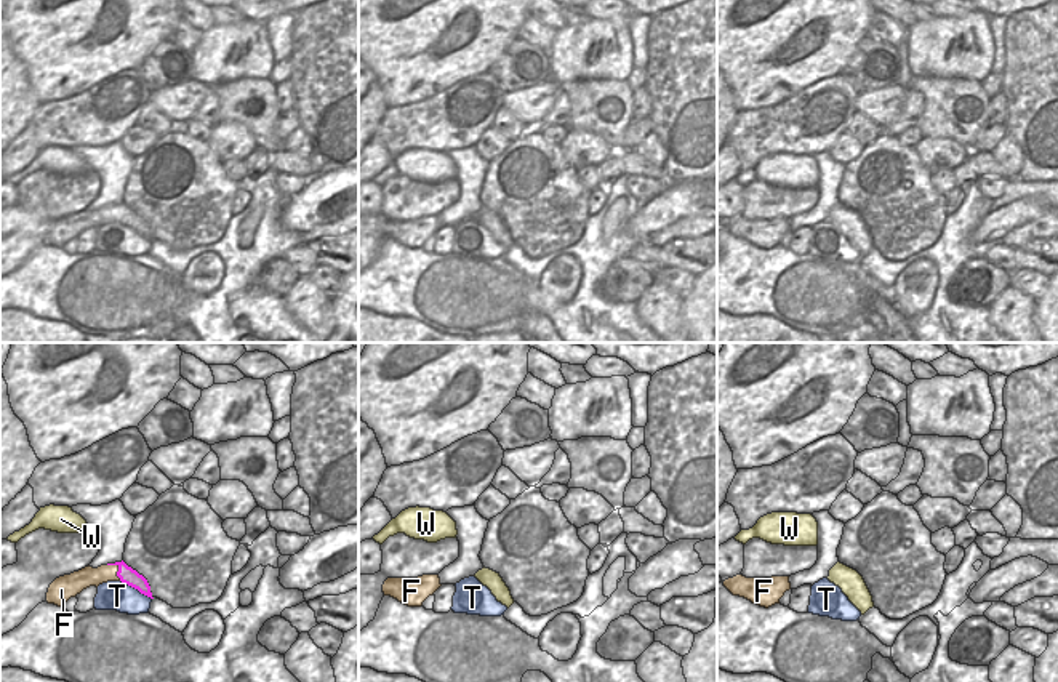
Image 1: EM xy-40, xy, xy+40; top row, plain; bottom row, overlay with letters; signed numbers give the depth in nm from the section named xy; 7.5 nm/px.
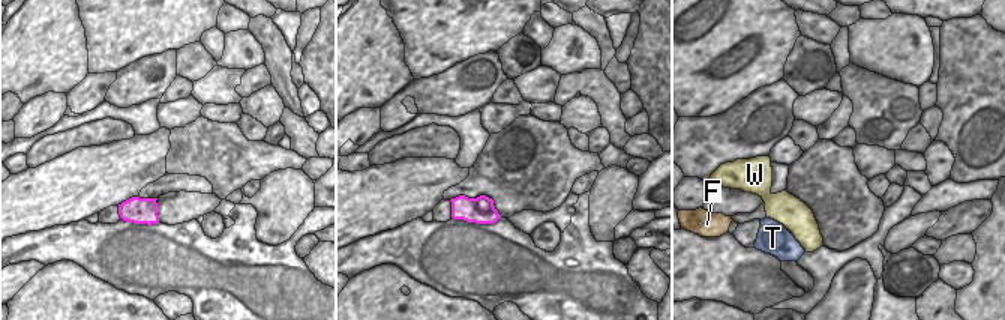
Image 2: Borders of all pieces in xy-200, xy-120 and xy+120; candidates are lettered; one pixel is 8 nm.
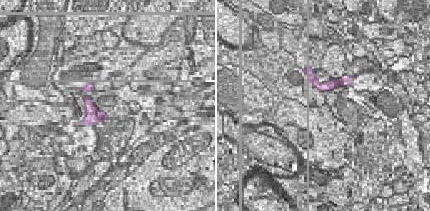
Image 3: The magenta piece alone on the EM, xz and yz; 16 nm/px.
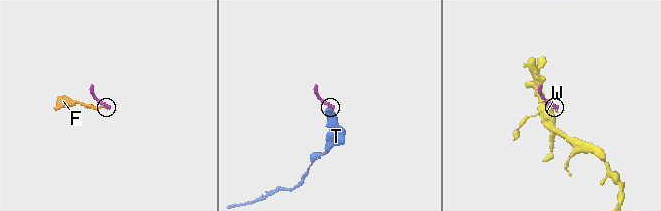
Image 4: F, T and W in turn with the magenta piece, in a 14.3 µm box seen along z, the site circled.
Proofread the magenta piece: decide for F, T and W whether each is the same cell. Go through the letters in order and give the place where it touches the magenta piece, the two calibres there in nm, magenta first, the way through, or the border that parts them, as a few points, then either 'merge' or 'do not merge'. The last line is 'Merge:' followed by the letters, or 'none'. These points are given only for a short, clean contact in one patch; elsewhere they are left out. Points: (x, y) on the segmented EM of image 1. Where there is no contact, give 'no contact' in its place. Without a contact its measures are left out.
F: meets magenta in xy-40 at (119, 569); 130 nm thick on the magenta side, 150 nm on the other; border along xy-40 (108, 564), (117, 567), (120, 580); do not merge
T: meets magenta in xy-40 at (136, 588); 130 nm thick on the magenta side, 220 nm on the other; runs through xy-40 (127, 575), (136, 588), (128, 596), (117, 596); merge
W: no contact; do not merge
Merge: T

